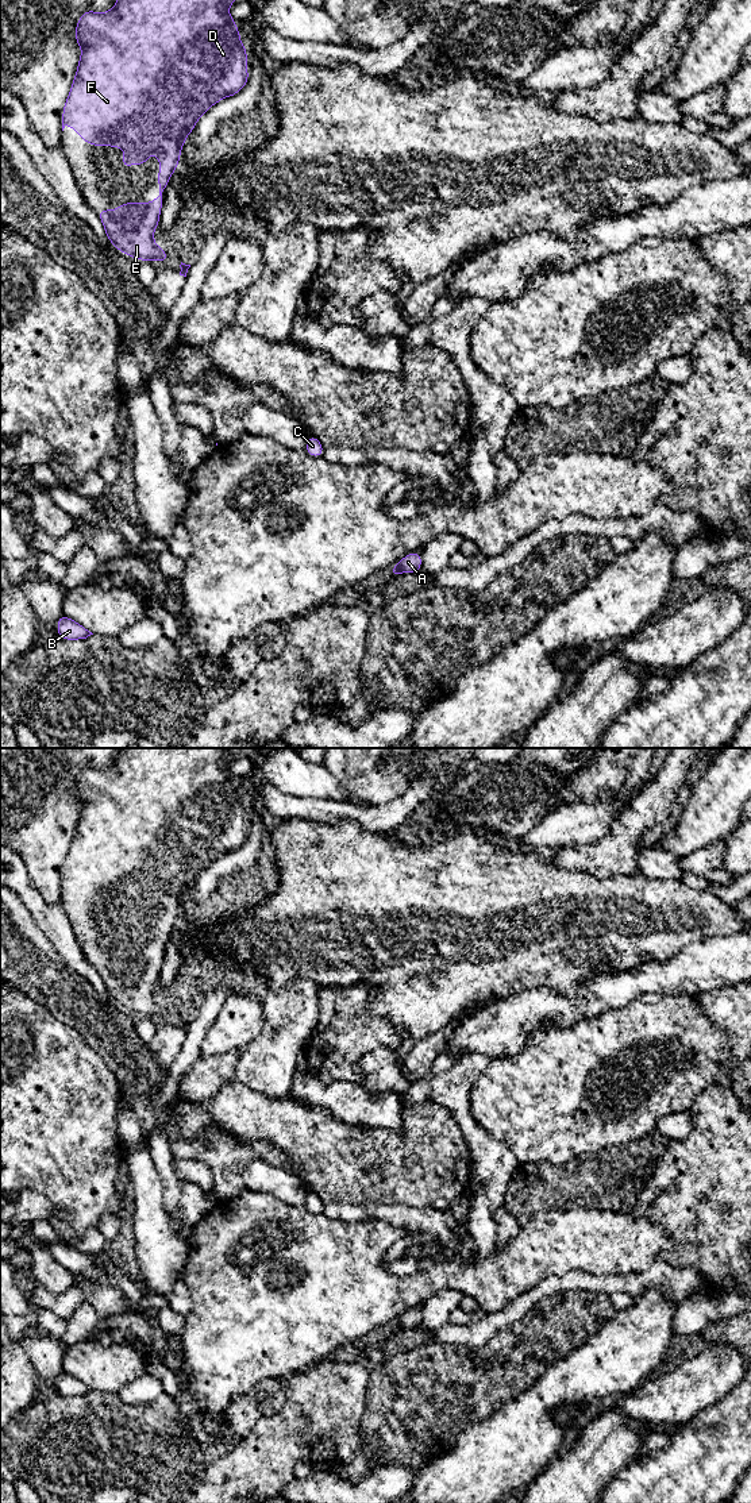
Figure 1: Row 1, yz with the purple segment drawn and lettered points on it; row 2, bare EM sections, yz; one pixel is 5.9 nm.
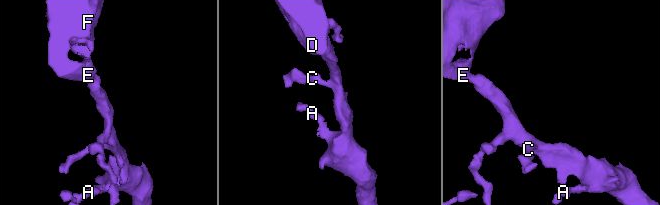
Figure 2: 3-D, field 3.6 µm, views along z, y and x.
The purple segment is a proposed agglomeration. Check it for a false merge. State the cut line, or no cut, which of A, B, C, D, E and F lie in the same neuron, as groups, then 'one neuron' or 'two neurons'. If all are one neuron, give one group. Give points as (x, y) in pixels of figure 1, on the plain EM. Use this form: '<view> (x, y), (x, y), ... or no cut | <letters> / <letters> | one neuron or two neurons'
no cut | A B C D E F | one neuron

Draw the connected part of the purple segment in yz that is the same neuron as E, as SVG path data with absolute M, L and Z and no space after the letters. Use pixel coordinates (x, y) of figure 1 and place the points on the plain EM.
M120 748L116 760L105 770L95 768L90 766L84 767L77 776L74 797L81 802L81 813L77 821L76 833L69 847L69 852L65 858L62 867L62 887L66 882L70 882L85 899L90 899L97 903L111 902L123 903L122 922L128 926L130 921L143 922L145 918L155 907L158 909L159 926L158 926L158 953L150 960L145 957L139 959L122 959L119 966L100 966L97 972L101 976L105 991L120 1009L127 1010L134 1016L142 1016L151 1018L154 1016L166 1020L169 1010L159 1005L154 998L154 987L159 982L159 971L163 960L165 945L170 937L172 930L178 922L180 912L186 893L196 883L197 876L212 862L219 859L224 853L232 853L242 847L249 837L249 825L246 816L249 813L247 806L240 798L240 790L235 781L236 775L228 771L228 764L240 752L240 748Z

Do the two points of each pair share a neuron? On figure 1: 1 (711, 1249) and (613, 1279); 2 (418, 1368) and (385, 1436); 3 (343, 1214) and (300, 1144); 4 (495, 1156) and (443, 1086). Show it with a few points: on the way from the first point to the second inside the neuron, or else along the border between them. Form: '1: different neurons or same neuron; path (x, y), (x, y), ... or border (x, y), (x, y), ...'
1: different neurons; border (657, 1259), (678, 1267), (689, 1267), (698, 1275)
2: same neuron; path (418, 1384), (418, 1403), (401, 1419)
3: different neurons; border (369, 1202), (327, 1202), (324, 1205)
4: same neuron; path (477, 1139), (465, 1121), (459, 1103)

